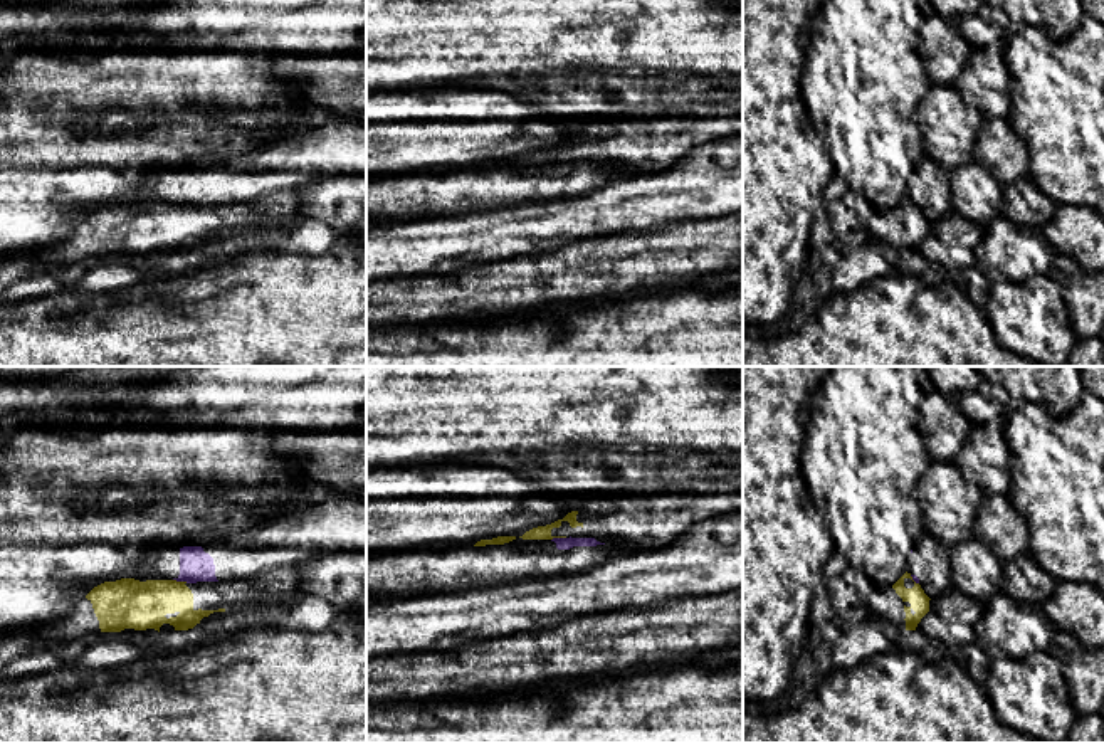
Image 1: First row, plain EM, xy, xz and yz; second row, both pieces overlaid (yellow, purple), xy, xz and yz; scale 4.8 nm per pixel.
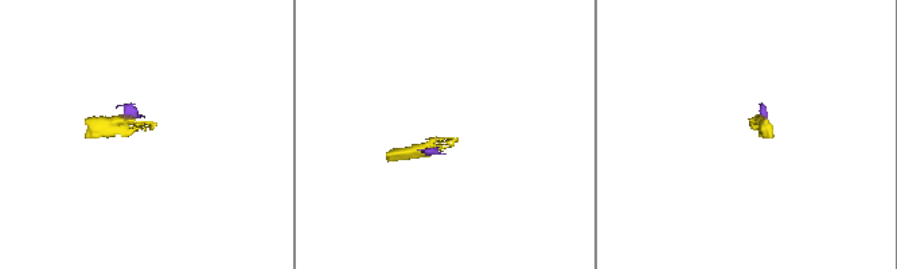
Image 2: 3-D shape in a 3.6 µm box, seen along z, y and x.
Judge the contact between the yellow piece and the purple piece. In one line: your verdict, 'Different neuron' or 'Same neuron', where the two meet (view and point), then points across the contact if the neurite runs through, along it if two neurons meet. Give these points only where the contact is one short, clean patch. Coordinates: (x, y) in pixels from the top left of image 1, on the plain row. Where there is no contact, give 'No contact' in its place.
Different neuron. Touches yellow at xz (558, 160). Boundary: xz (565, 160), (552, 163)

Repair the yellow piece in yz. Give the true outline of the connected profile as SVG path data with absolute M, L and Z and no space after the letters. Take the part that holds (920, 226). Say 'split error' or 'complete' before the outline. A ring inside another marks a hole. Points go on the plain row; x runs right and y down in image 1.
split error; M906 195L894 208L869 208L860 230L872 242L887 244L904 254L916 254L929 235L929 224L921 208Z

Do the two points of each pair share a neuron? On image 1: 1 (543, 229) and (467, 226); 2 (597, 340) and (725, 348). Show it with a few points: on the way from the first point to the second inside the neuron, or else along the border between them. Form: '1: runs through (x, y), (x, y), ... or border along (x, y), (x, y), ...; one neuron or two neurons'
1: runs through (525, 229), (486, 229); one neuron
2: runs through (629, 340), (646, 340), (654, 348), (693, 348); one neuron

